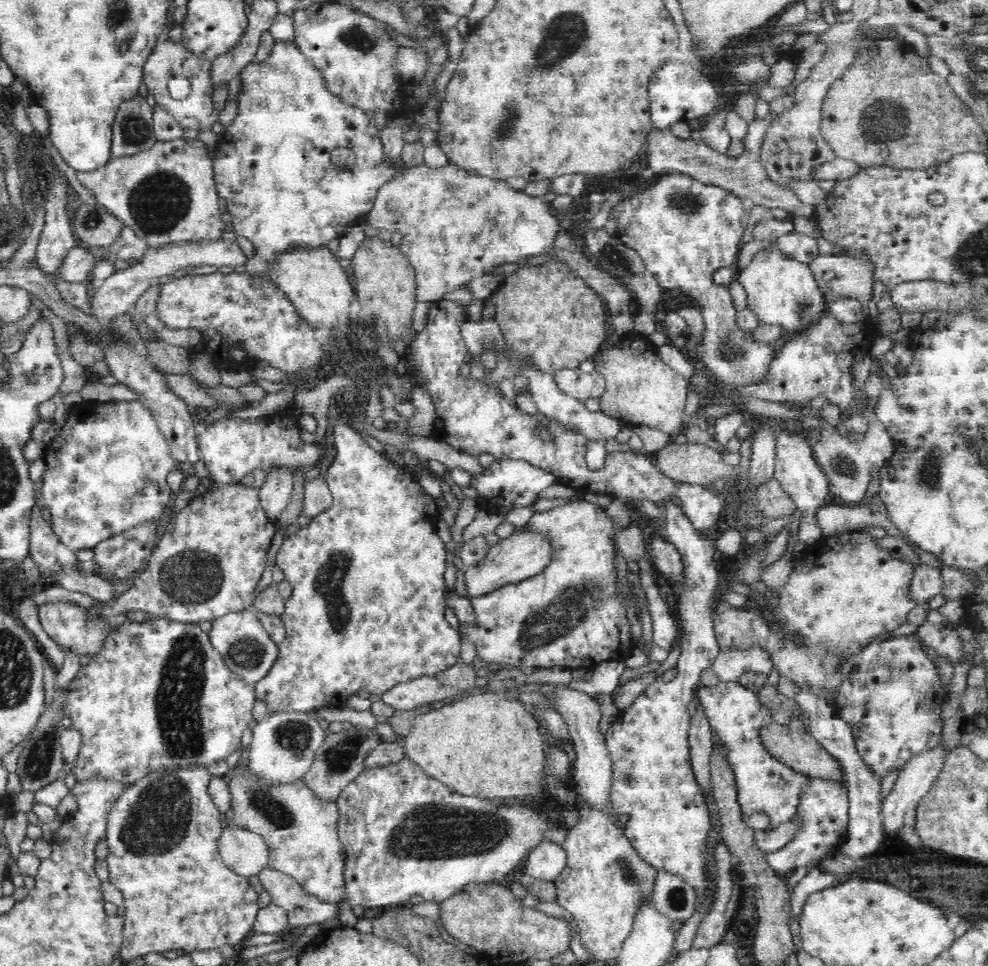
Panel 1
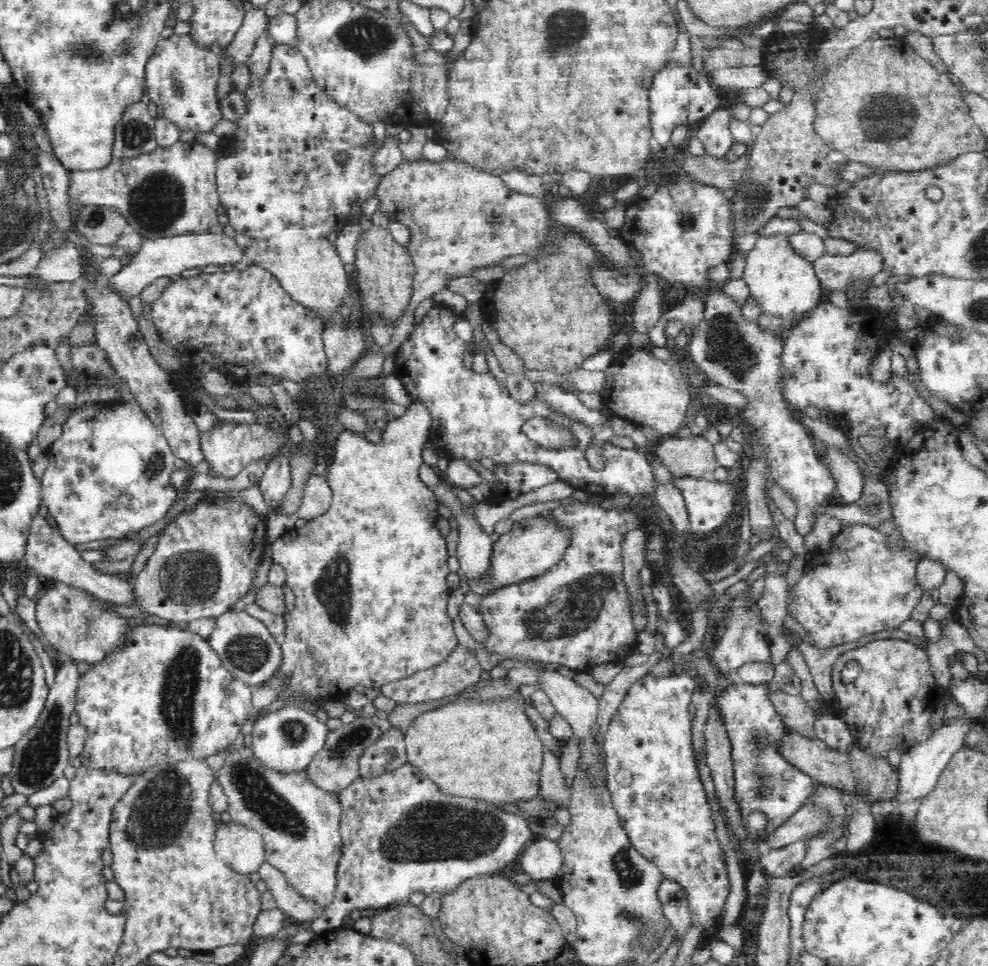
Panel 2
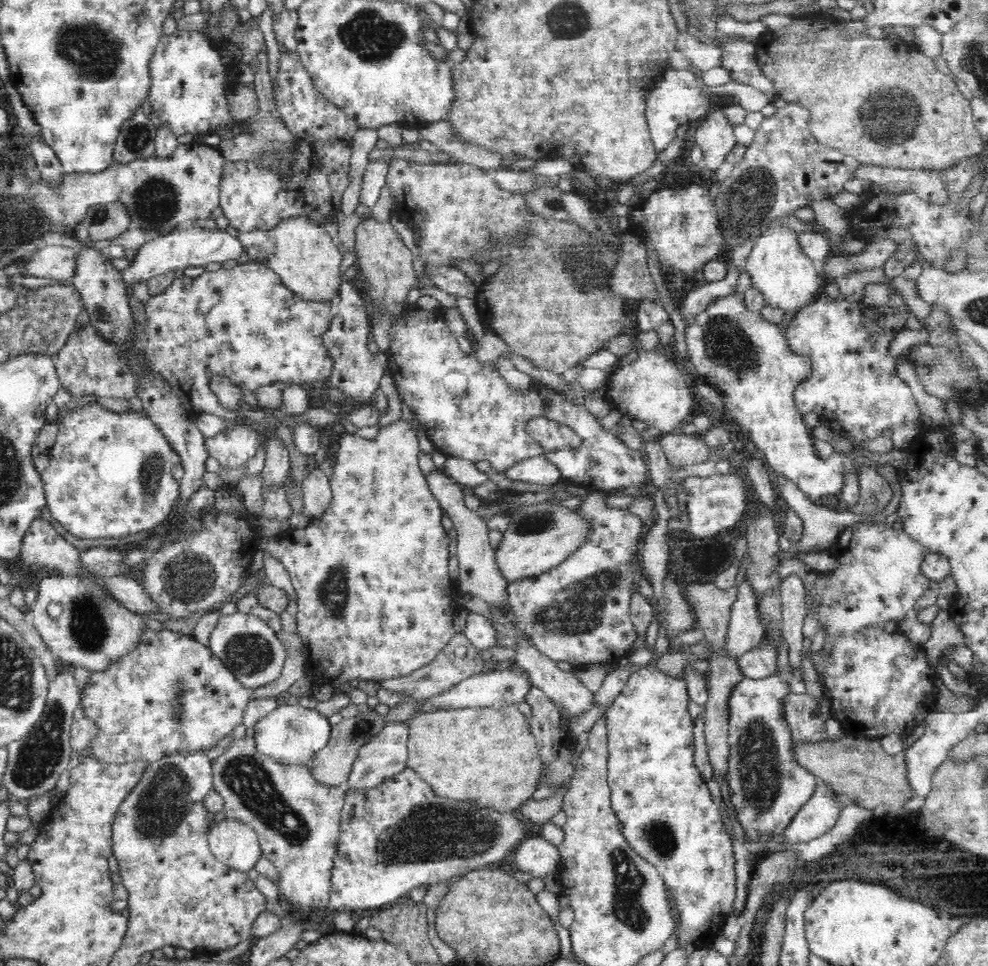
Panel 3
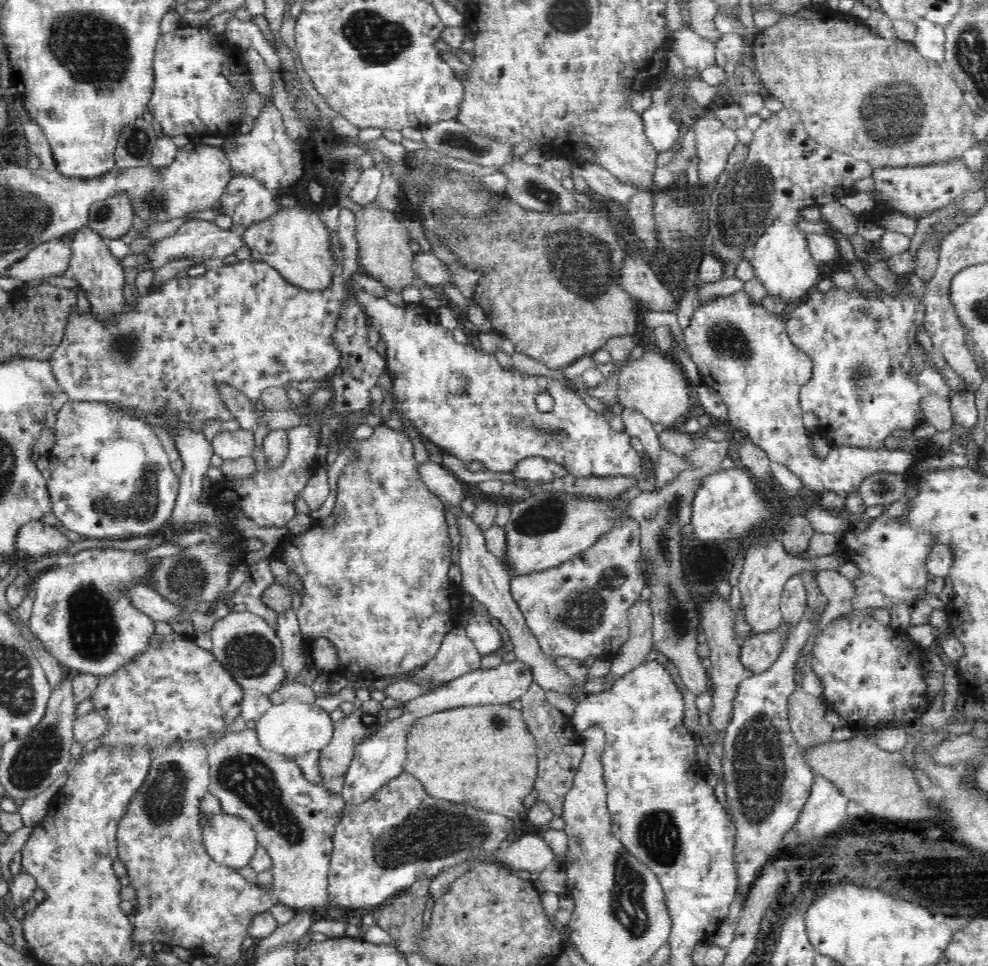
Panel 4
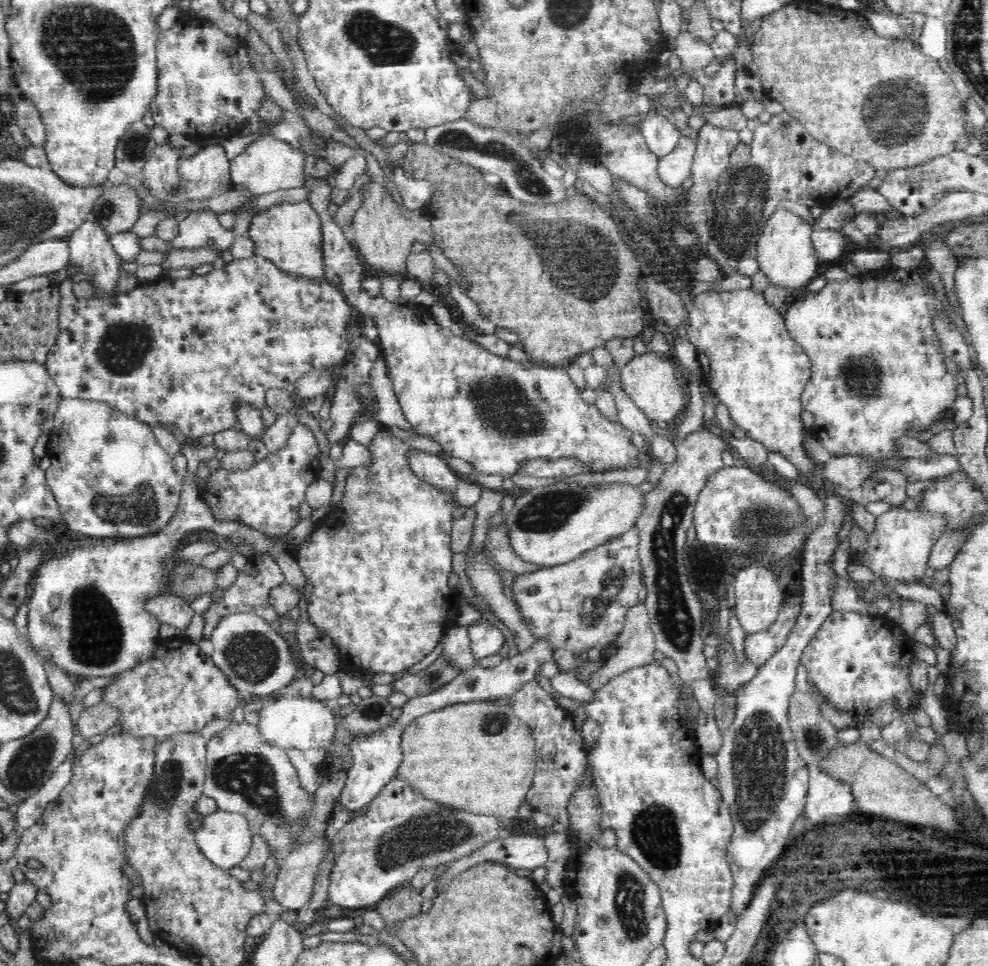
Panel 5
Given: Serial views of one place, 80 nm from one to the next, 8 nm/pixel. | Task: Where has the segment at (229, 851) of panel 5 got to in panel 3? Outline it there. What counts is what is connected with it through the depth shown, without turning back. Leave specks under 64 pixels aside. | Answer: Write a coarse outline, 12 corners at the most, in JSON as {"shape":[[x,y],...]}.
{"shape":[[228,817],[210,823],[216,860],[240,872],[262,855],[257,832]]}

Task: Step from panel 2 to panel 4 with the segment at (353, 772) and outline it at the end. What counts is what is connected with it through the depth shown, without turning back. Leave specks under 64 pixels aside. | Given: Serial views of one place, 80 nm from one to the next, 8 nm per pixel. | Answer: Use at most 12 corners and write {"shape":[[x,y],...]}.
{"shape":[[368,700],[334,722],[320,750],[322,779],[344,776],[355,746],[388,724],[388,710]]}

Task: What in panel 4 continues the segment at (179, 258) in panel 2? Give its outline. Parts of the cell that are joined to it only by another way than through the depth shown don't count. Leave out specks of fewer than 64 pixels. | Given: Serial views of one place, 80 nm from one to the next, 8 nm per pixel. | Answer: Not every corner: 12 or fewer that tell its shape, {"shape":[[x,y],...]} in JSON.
{"shape":[[186,218],[145,252],[156,270],[176,258],[199,264],[235,254],[242,236],[215,220]]}

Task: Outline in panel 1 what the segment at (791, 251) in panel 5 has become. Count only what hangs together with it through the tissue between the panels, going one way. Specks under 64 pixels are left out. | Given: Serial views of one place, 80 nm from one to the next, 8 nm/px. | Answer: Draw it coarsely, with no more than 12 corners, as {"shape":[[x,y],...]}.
{"shape":[[765,242],[737,281],[759,323],[793,334],[826,310],[808,264]]}

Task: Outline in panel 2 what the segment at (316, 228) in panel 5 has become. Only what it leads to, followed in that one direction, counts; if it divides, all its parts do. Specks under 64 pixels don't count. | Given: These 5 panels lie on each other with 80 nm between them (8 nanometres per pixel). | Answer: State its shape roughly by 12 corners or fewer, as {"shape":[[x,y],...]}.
{"shape":[[288,225],[270,238],[236,233],[324,324],[348,295],[345,263],[326,235]]}

